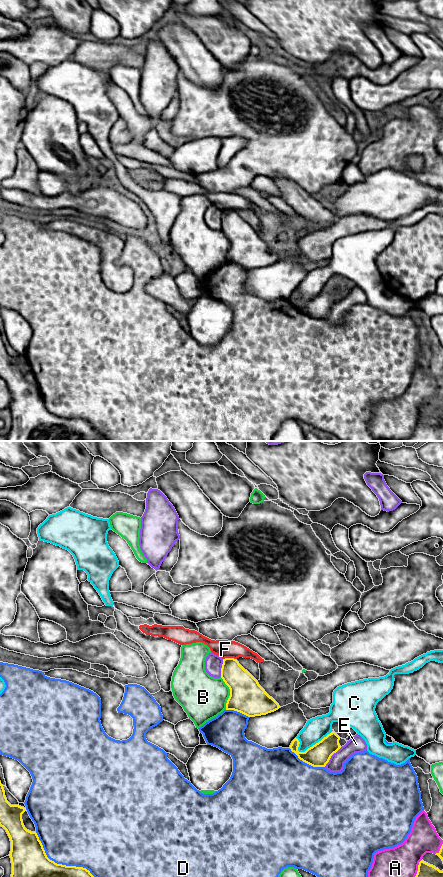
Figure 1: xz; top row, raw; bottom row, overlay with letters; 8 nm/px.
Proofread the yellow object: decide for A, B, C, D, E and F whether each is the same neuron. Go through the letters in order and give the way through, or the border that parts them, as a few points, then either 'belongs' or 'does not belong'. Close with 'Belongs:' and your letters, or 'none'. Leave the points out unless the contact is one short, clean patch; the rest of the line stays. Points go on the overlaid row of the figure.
A: does not belong
B: does not belong
C: does not belong
D: does not belong
E: does not belong
F: does not belong
Belongs: none

